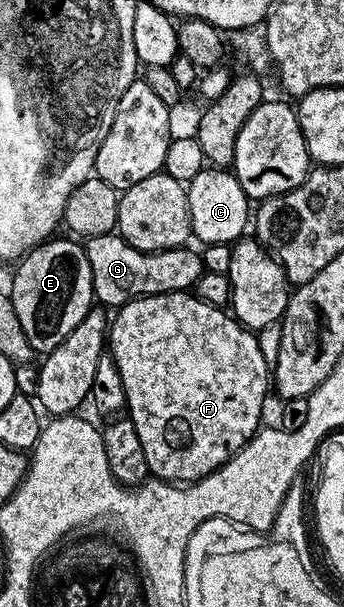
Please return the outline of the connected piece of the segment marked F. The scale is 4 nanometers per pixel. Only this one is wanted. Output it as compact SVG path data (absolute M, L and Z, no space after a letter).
M171 291L161 295L144 295L141 299L132 299L124 304L115 312L110 323L110 354L118 365L118 373L122 373L122 385L126 389L127 418L131 419L134 429L138 429L149 472L157 479L177 485L198 482L202 477L214 473L226 461L230 461L230 457L234 457L234 453L243 449L261 426L260 414L264 411L264 398L267 397L268 391L270 395L270 366L262 355L257 336L236 322L227 310L221 309L217 304L206 302L195 293Z

